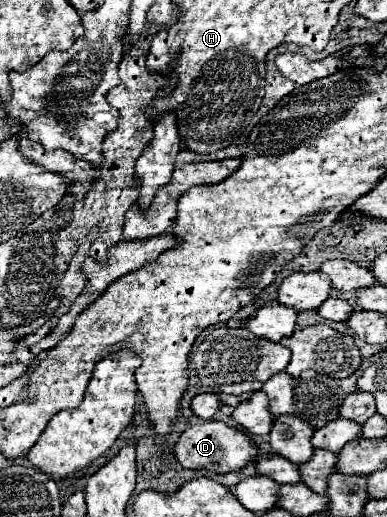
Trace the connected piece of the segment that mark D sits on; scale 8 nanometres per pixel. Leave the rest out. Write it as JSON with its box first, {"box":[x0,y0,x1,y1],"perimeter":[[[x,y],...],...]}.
{"box":[174,420,258,474],"perimeter":[[[210,420],[210,422],[204,422],[204,424],[190,426],[182,434],[182,438],[178,440],[178,444],[174,448],[174,454],[184,468],[228,474],[228,472],[238,472],[238,470],[246,468],[250,462],[256,462],[258,448],[246,432],[242,432],[238,428],[232,428],[226,422]]]}

